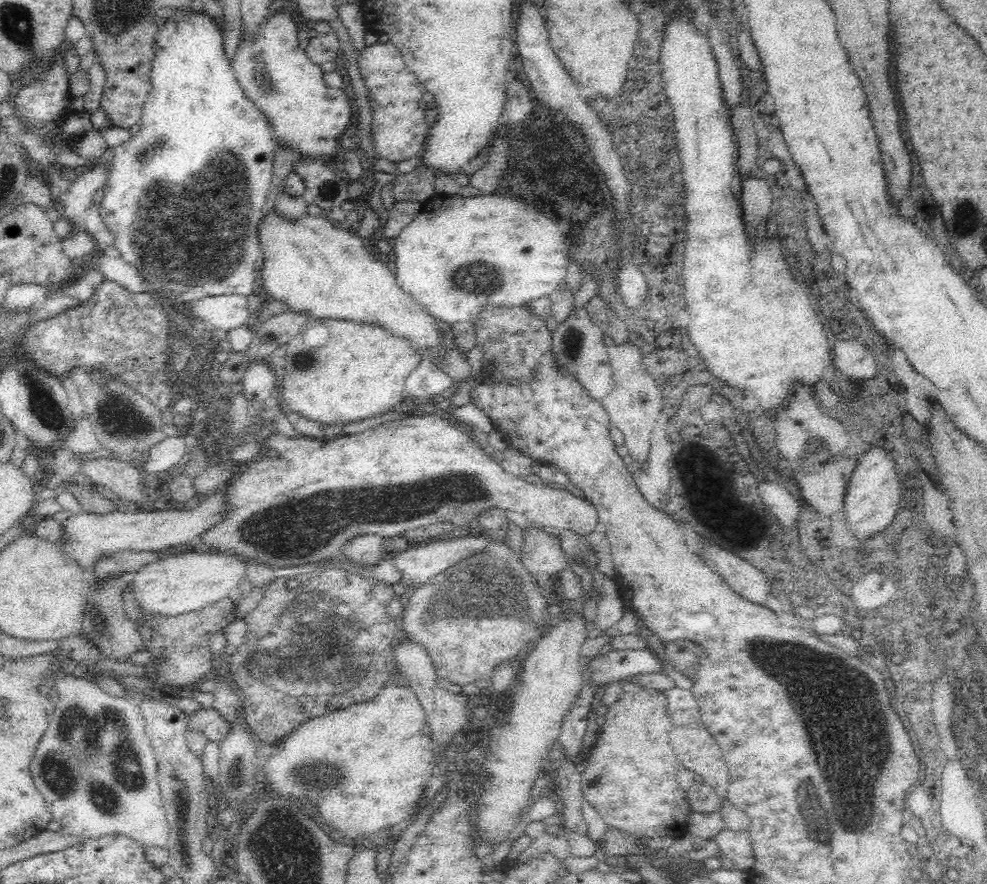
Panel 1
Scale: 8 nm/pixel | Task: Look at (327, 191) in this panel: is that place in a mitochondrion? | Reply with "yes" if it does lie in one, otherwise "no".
yes

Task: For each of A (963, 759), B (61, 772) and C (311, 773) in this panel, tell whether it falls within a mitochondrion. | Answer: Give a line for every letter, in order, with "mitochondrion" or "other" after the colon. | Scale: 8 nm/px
A: other
B: mitochondrion
C: mitochondrion

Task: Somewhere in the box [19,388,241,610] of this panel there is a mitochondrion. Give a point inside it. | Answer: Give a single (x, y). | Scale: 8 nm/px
(114, 421)

